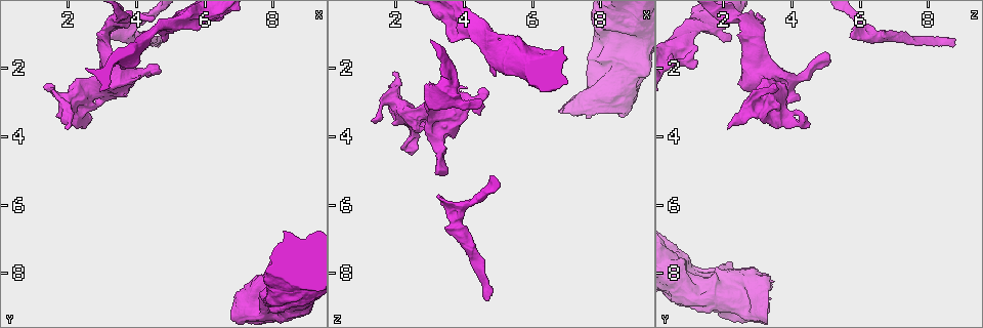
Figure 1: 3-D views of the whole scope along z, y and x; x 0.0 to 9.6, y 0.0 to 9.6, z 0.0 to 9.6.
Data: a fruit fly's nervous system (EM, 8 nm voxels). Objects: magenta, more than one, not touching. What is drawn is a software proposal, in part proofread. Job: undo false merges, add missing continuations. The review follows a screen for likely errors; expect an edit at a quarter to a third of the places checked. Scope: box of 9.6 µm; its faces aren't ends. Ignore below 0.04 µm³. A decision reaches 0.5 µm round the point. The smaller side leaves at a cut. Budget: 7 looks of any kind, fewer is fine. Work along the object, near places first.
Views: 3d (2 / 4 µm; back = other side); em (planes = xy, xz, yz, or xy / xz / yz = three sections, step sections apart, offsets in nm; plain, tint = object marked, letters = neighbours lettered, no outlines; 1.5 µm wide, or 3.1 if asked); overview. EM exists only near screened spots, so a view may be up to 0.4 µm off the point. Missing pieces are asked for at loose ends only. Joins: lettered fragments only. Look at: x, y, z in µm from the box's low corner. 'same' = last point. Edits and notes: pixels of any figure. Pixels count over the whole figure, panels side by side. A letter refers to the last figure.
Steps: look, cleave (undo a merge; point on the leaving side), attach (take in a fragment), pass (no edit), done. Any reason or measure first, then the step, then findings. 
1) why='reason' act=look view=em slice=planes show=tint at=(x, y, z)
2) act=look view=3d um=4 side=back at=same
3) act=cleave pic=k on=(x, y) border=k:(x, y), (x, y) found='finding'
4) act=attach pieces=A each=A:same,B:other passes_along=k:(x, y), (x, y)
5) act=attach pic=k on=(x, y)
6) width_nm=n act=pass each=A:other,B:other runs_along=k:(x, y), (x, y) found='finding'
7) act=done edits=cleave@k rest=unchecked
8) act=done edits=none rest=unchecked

why='free end' act=look view=3d um=2 side=back at=(1.85, 3.75, 2.15)

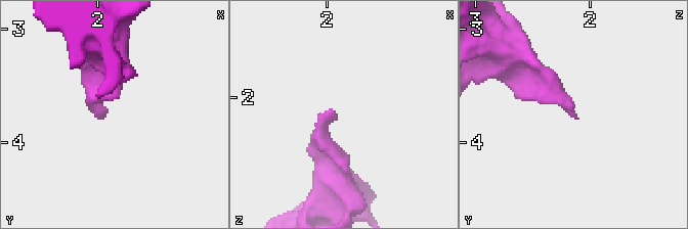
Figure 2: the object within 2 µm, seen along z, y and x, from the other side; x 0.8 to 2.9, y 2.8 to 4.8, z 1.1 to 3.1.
why='now the EM' act=look view=em slice=planes show=letters at=(1.90, 3.72, 2.20)

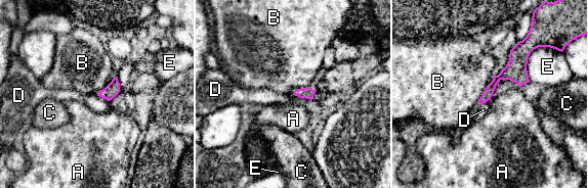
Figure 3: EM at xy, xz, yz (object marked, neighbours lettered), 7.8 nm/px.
longest_contact=E:300nm act=pass each=A:other,B:other,C:other,D:other,E:other found='no lettered fragment goes on from it'

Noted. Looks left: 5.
why='branch stops here' act=look view=em slice=yz step=8 show=letters at=(3.20, 1.05, 5.80)

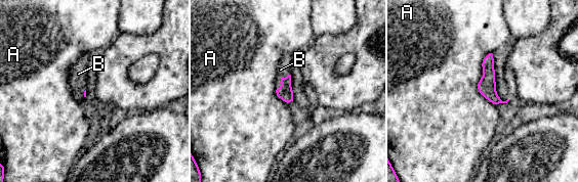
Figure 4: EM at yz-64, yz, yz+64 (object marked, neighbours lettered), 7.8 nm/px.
act=attach pieces=B each=A:other,B:same passes_along=4:(285, 92), (280, 82), (280, 70) found='the neuron continues'

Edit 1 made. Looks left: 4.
why='thin end' act=look view=em slice=planes show=letters at=(4.70, 1.10, 8.85)

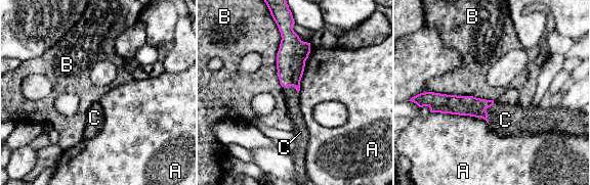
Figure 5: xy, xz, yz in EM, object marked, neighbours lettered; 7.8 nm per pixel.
act=attach pieces=C each=A:other,B:other,C:same passes_along=5:(463, 105), (487, 112), (505, 120) found='the neuron continues'

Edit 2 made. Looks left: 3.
act=done edits=attach@4,attach@5 rest=unchecked

